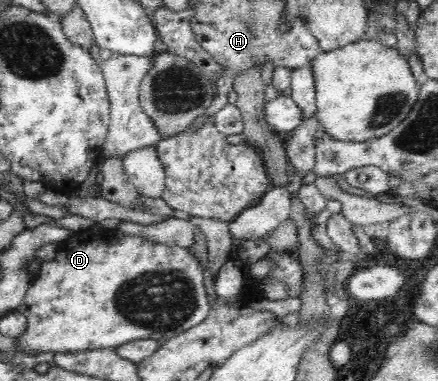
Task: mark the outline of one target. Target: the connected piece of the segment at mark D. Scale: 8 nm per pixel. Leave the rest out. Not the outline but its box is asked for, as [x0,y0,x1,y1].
[17,227,211,351]

